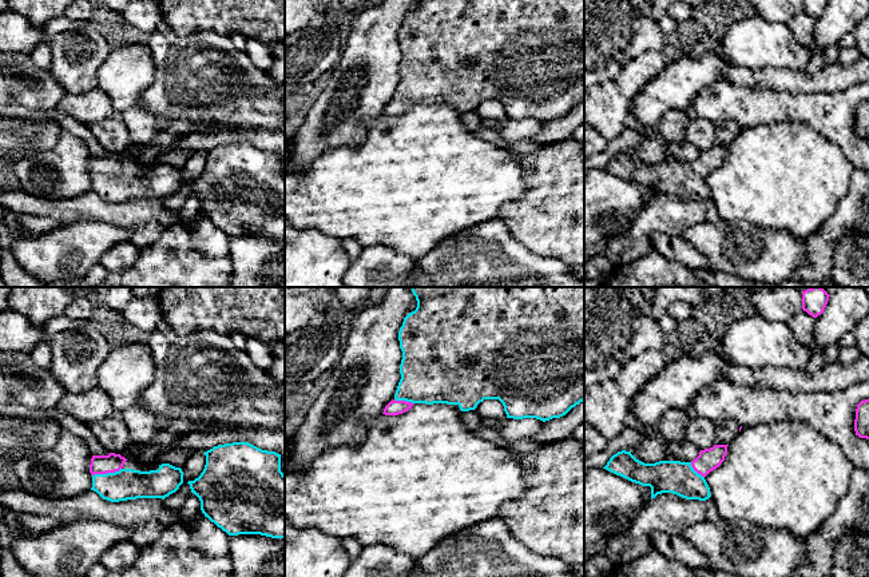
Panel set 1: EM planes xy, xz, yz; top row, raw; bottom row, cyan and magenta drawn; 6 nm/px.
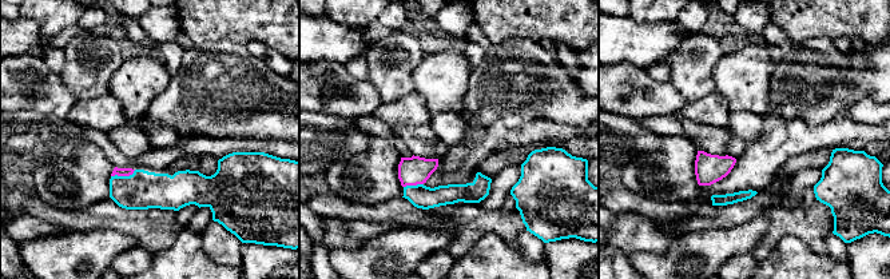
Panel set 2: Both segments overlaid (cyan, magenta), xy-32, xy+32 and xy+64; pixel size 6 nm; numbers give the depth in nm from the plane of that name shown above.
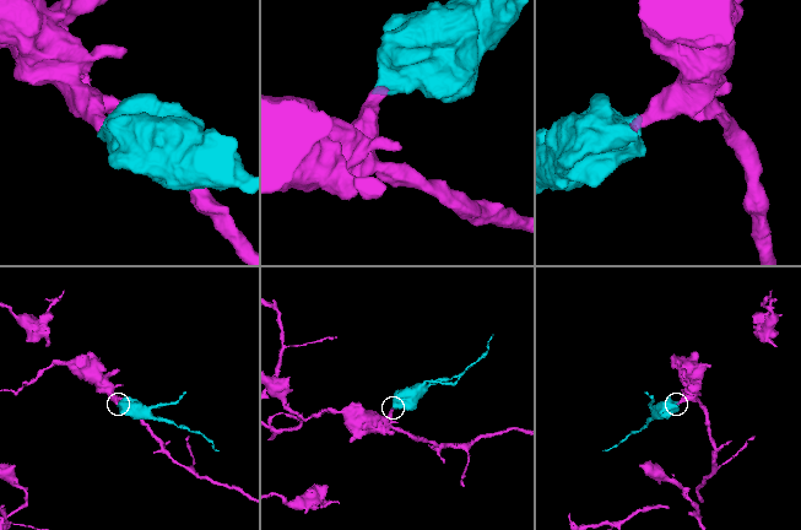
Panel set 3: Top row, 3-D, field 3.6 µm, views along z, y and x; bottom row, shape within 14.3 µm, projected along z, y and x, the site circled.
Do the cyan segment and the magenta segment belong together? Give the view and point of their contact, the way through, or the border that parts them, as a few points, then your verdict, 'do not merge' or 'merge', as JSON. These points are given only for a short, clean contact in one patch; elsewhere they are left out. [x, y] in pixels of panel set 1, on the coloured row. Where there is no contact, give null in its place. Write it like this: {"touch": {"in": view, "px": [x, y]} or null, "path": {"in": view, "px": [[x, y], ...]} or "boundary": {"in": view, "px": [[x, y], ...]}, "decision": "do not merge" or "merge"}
{"touch": {"in": "xy", "px": [107, 473]}, "path": {"in": "xy", "px": [[127, 484], [118, 484], [107, 473], [112, 462]]}, "decision": "merge"}

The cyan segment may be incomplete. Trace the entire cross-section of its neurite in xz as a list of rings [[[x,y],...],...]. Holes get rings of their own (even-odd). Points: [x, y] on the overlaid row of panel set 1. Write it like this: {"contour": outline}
{"contour": [[[410,287],[417,301],[414,311],[409,313],[398,331],[402,359],[401,379],[394,399],[385,409],[385,415],[398,415],[414,403],[457,405],[461,411],[475,410],[484,399],[499,399],[507,418],[536,418],[543,422],[566,415],[584,401],[584,287]]]}

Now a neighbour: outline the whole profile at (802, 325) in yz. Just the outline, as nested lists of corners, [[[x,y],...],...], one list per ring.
[[[801,310],[787,323],[790,331],[802,345],[809,346],[816,327],[816,318]]]

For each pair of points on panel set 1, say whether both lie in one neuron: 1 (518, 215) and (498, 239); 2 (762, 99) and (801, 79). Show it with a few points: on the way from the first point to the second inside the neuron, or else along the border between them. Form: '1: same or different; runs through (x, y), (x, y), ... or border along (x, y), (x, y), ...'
1: different; border along (499, 217), (508, 231), (530, 250)
2: different; border along (749, 87), (810, 94)

